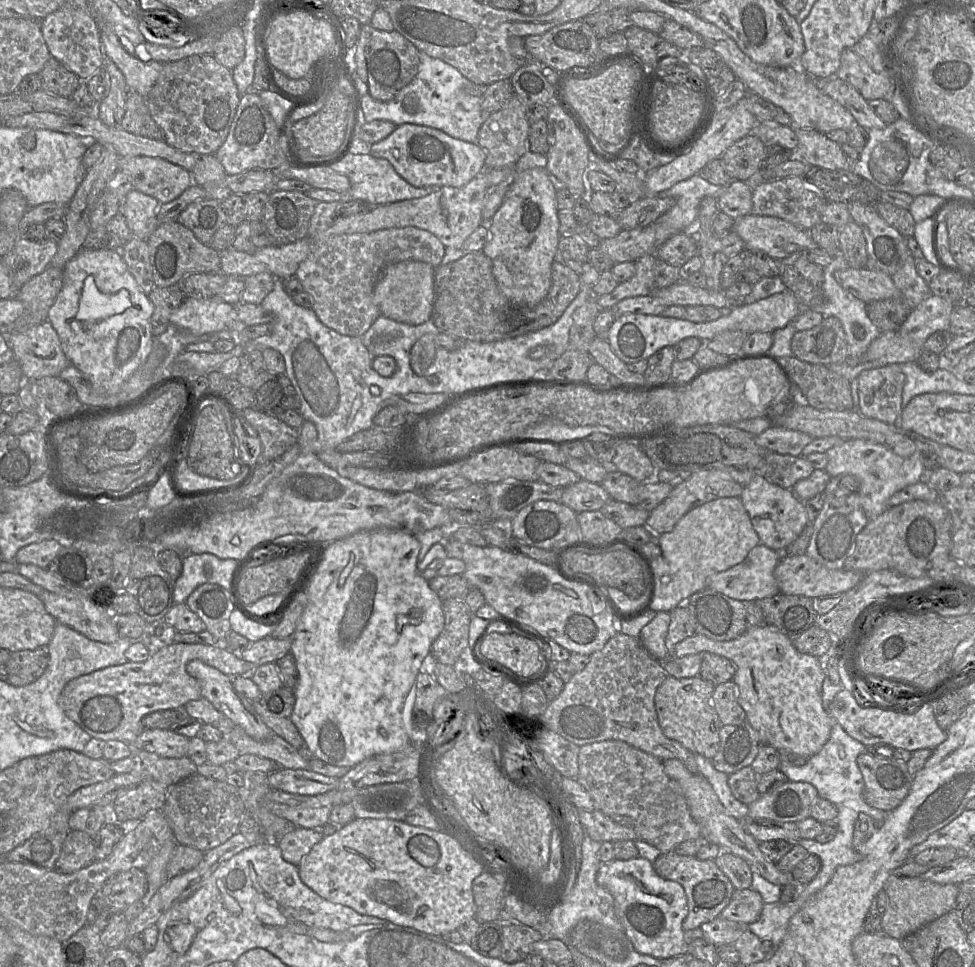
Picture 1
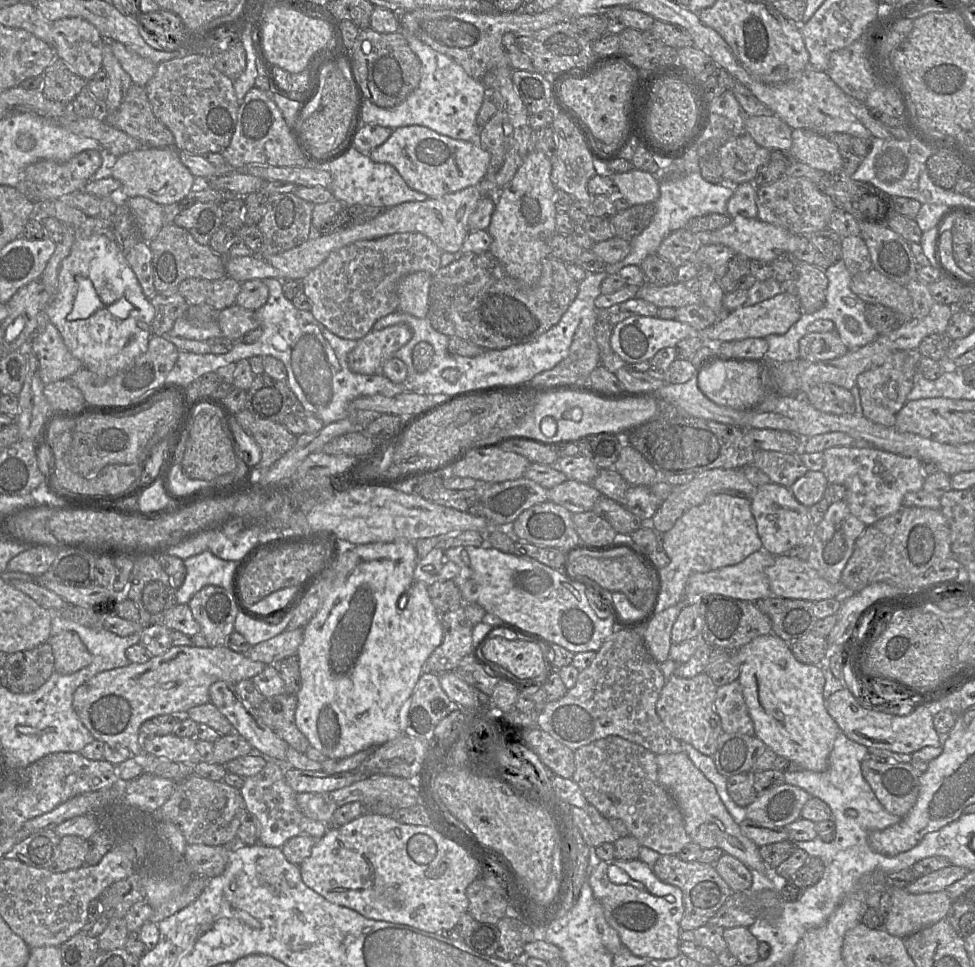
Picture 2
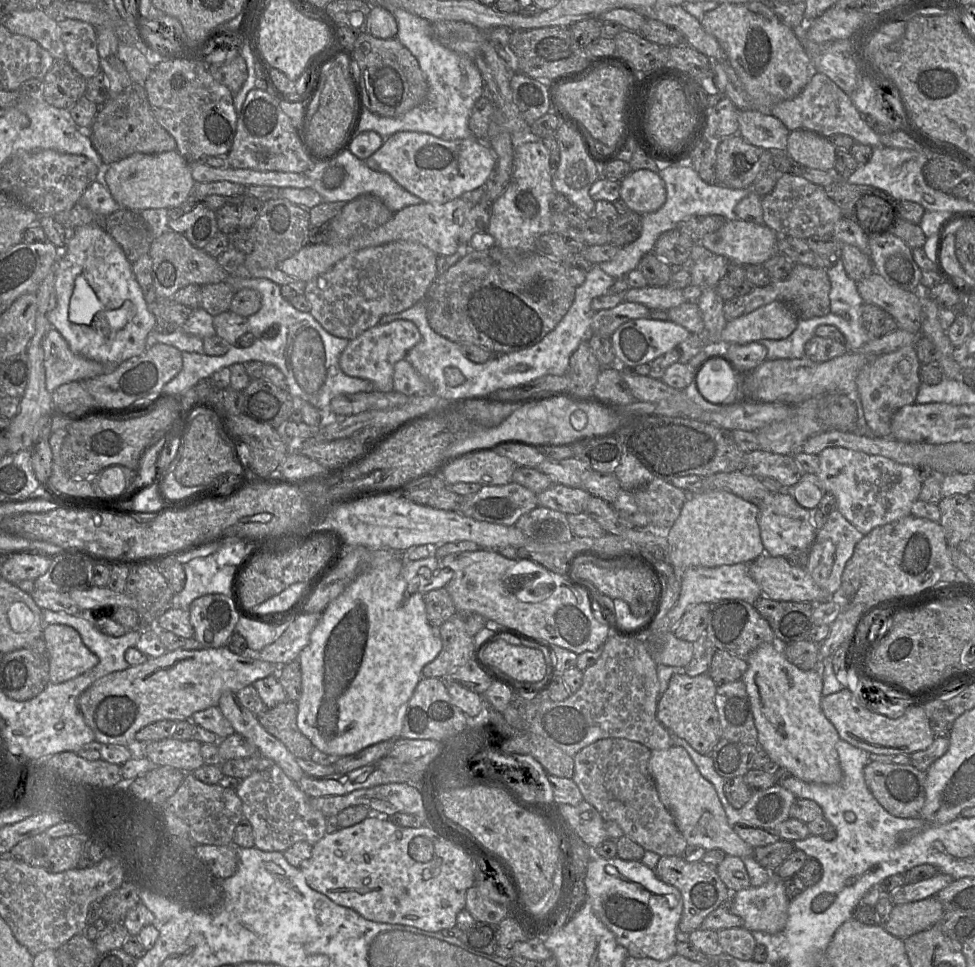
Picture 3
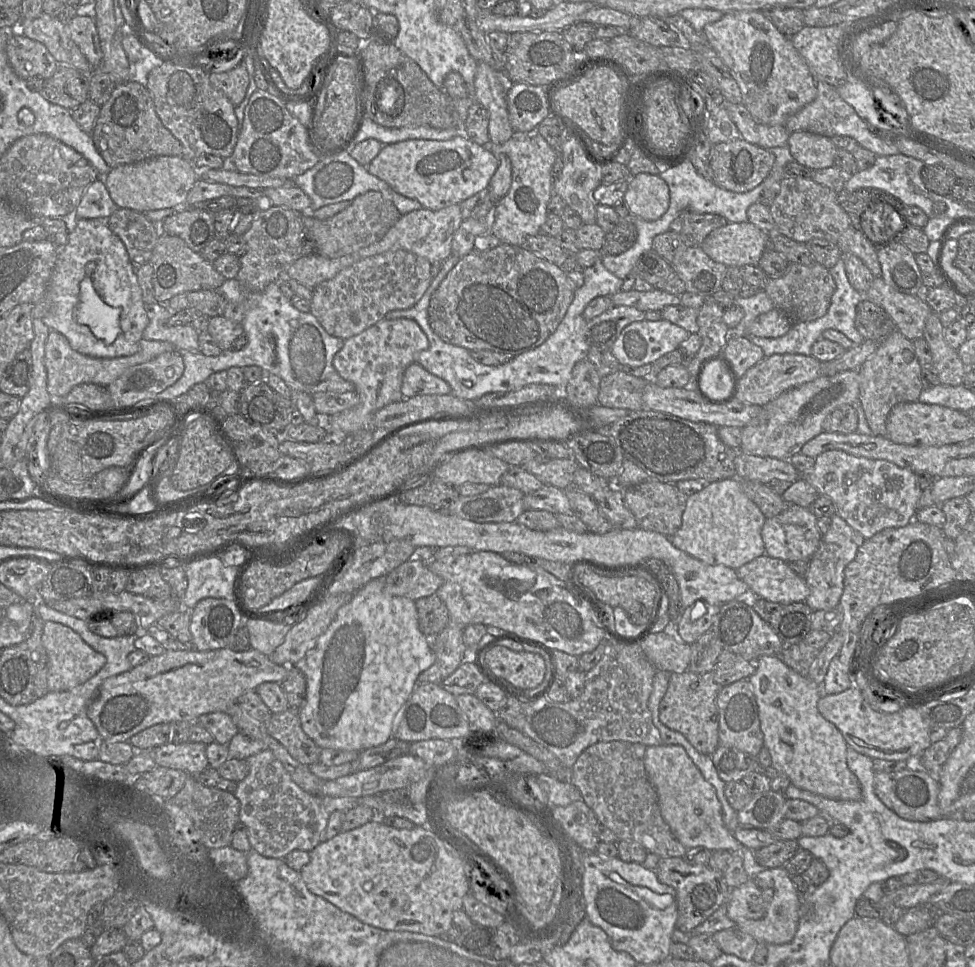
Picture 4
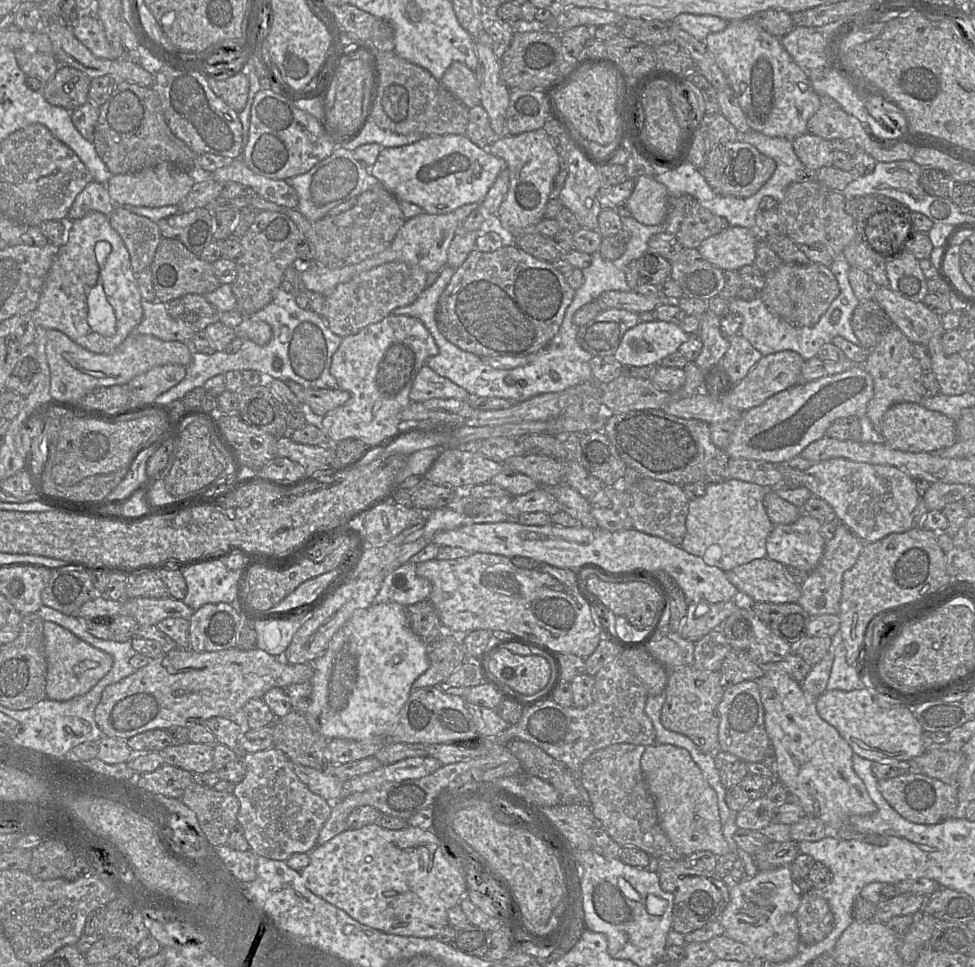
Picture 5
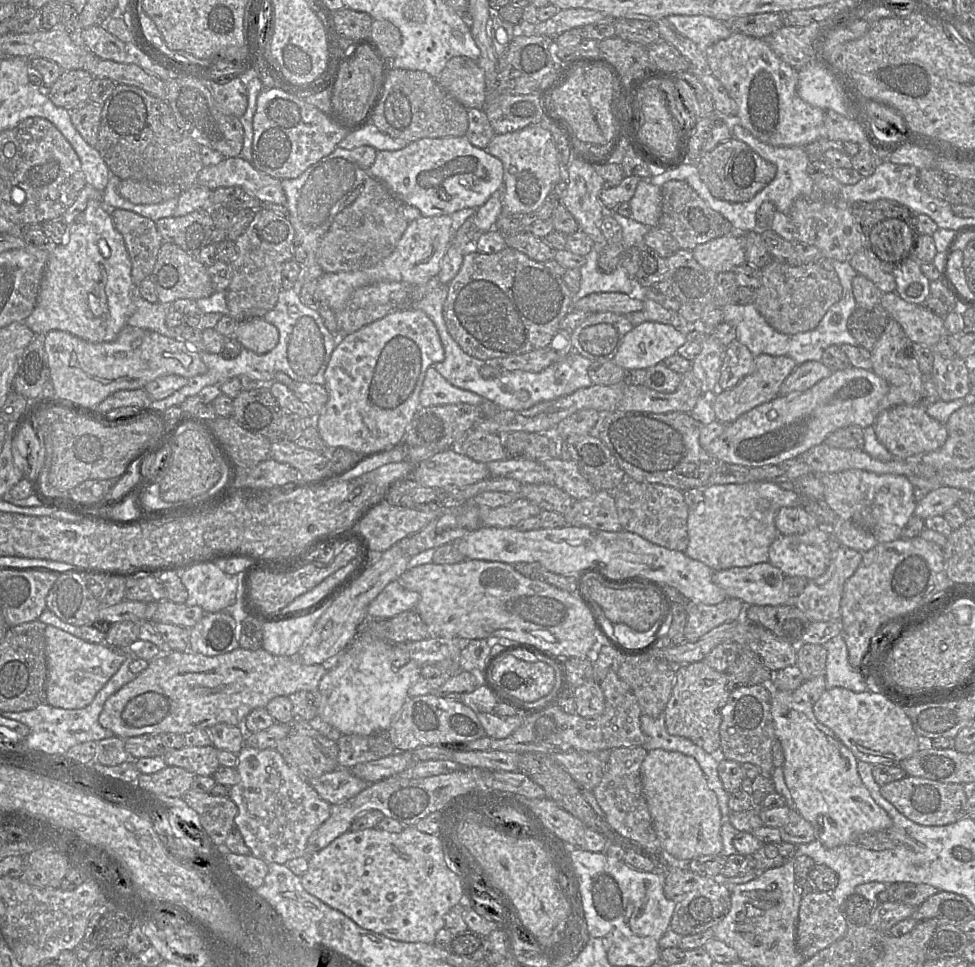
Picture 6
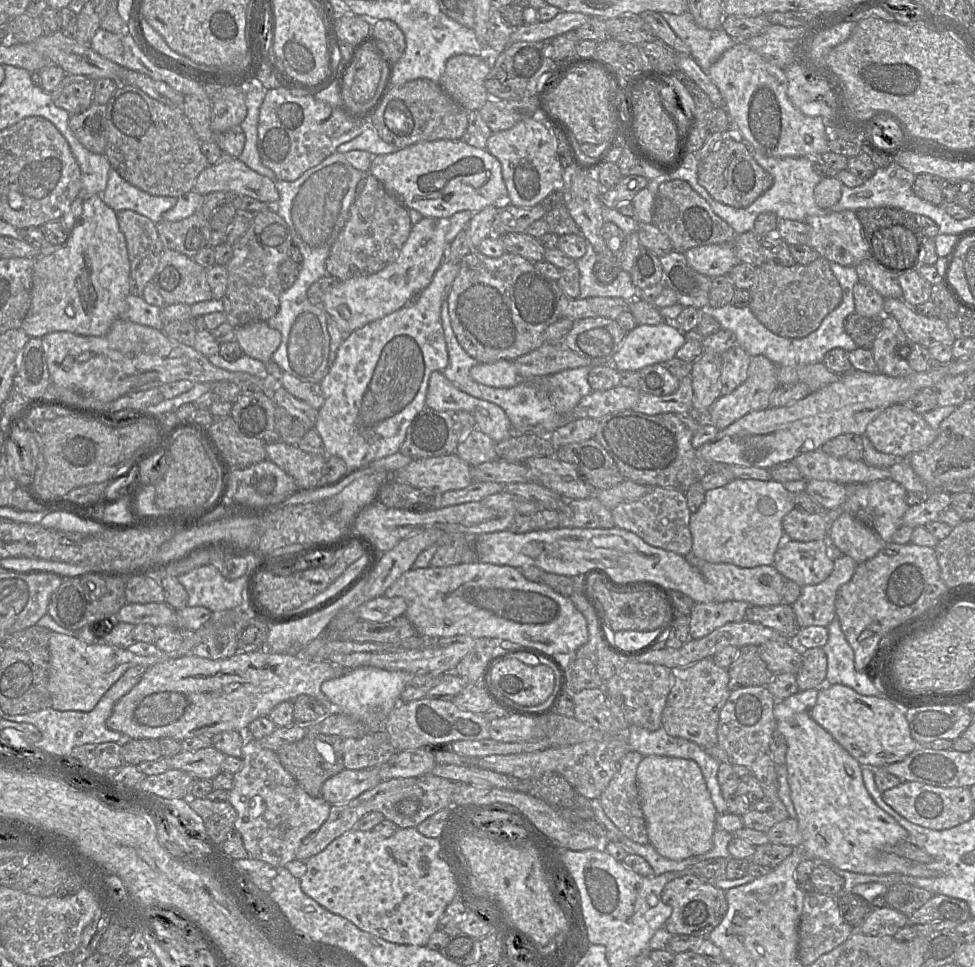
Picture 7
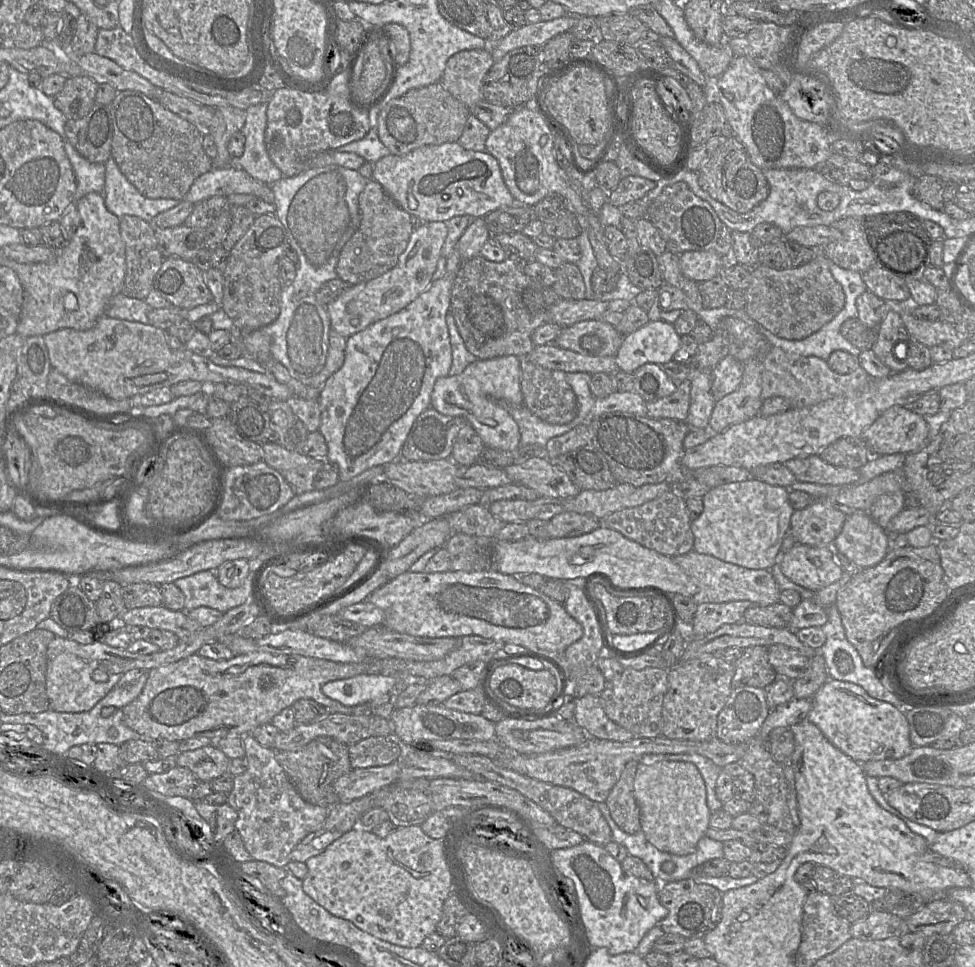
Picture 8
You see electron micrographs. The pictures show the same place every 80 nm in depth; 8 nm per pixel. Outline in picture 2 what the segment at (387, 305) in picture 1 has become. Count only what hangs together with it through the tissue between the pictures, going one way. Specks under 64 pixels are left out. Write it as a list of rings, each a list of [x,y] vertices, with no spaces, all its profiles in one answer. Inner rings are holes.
[[[419,271],[405,276],[399,283],[398,296],[400,312],[417,318],[426,318],[432,275]]]

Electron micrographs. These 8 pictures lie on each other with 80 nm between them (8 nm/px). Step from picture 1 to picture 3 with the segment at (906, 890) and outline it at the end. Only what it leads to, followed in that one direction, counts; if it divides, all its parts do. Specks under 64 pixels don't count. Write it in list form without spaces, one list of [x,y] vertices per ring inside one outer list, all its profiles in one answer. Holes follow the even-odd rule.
[[[936,896],[923,900],[896,904],[884,928],[900,939],[937,925],[944,914],[944,908]]]

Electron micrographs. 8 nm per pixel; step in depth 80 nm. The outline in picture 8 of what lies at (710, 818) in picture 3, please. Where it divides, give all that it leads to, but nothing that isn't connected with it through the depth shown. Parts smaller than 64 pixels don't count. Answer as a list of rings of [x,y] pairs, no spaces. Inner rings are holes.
[[[639,763],[634,779],[634,798],[640,811],[642,831],[646,839],[661,852],[677,856],[693,853],[710,827],[711,811],[707,806],[705,782],[693,763]]]

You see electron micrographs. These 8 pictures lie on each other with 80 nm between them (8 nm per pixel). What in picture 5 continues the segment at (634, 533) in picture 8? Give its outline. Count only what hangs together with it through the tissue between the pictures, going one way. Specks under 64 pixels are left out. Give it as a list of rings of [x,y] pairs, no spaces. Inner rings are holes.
[[[642,477],[622,490],[621,499],[634,529],[663,538],[675,546],[681,546],[686,534],[686,518],[689,507],[689,500],[682,486],[650,477]]]

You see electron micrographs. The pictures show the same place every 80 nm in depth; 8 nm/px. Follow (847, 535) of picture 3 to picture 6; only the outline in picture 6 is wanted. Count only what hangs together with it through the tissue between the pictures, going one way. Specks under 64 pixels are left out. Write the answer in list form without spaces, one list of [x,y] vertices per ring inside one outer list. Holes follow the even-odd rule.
[[[839,545],[833,551],[830,550],[830,563],[823,575],[810,580],[803,592],[790,603],[800,609],[811,622],[830,621],[840,619],[840,602],[845,581],[853,575],[862,560],[861,552]]]

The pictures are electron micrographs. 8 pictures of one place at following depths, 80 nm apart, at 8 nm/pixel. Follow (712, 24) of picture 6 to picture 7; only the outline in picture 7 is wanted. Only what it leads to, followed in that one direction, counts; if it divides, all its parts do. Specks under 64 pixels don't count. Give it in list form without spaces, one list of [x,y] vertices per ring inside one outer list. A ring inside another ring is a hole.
[[[688,11],[680,15],[667,12],[661,15],[690,48],[691,56],[704,71],[708,71],[711,65],[736,43],[721,27],[708,30],[697,26]]]

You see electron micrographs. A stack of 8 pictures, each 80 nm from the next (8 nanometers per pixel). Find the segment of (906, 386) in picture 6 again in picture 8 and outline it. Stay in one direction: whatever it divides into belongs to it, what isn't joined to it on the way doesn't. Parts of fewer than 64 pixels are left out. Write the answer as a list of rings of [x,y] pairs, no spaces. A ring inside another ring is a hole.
[[[888,307],[878,328],[877,339],[871,350],[879,361],[888,367],[892,373],[899,373],[907,369],[906,362],[893,358],[893,349],[899,343],[905,343],[907,348],[907,334],[900,316],[900,307]]]

